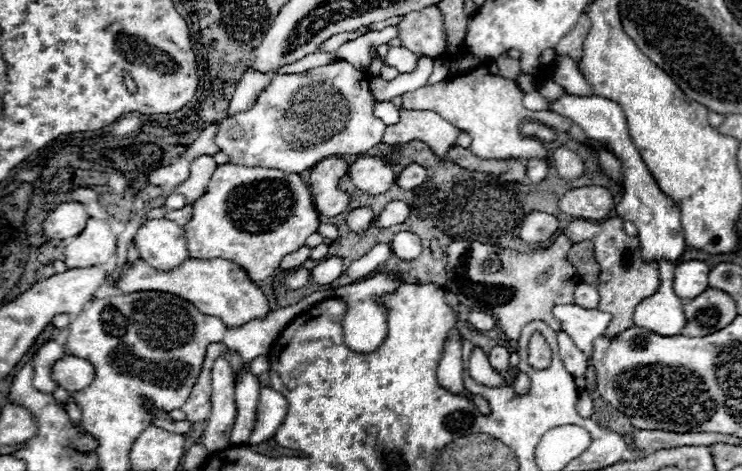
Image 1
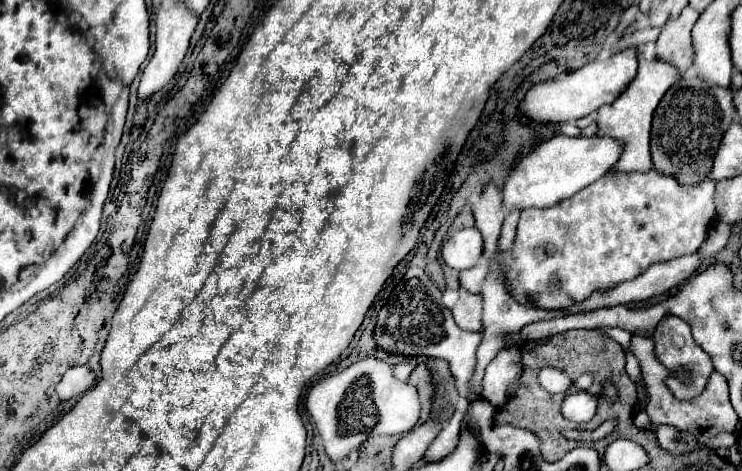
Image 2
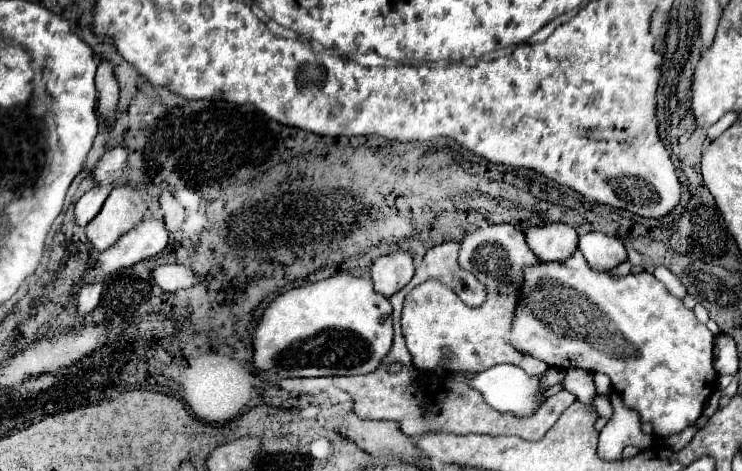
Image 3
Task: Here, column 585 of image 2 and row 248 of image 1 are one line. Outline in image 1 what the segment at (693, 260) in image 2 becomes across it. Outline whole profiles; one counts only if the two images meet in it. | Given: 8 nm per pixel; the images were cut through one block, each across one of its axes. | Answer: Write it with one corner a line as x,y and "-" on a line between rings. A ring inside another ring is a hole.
304,246
304,248
300,248
300,250
296,250
296,252
288,254
288,256
284,256
284,260
280,262
280,268
282,268
282,270
300,268
308,258
310,258
310,248

